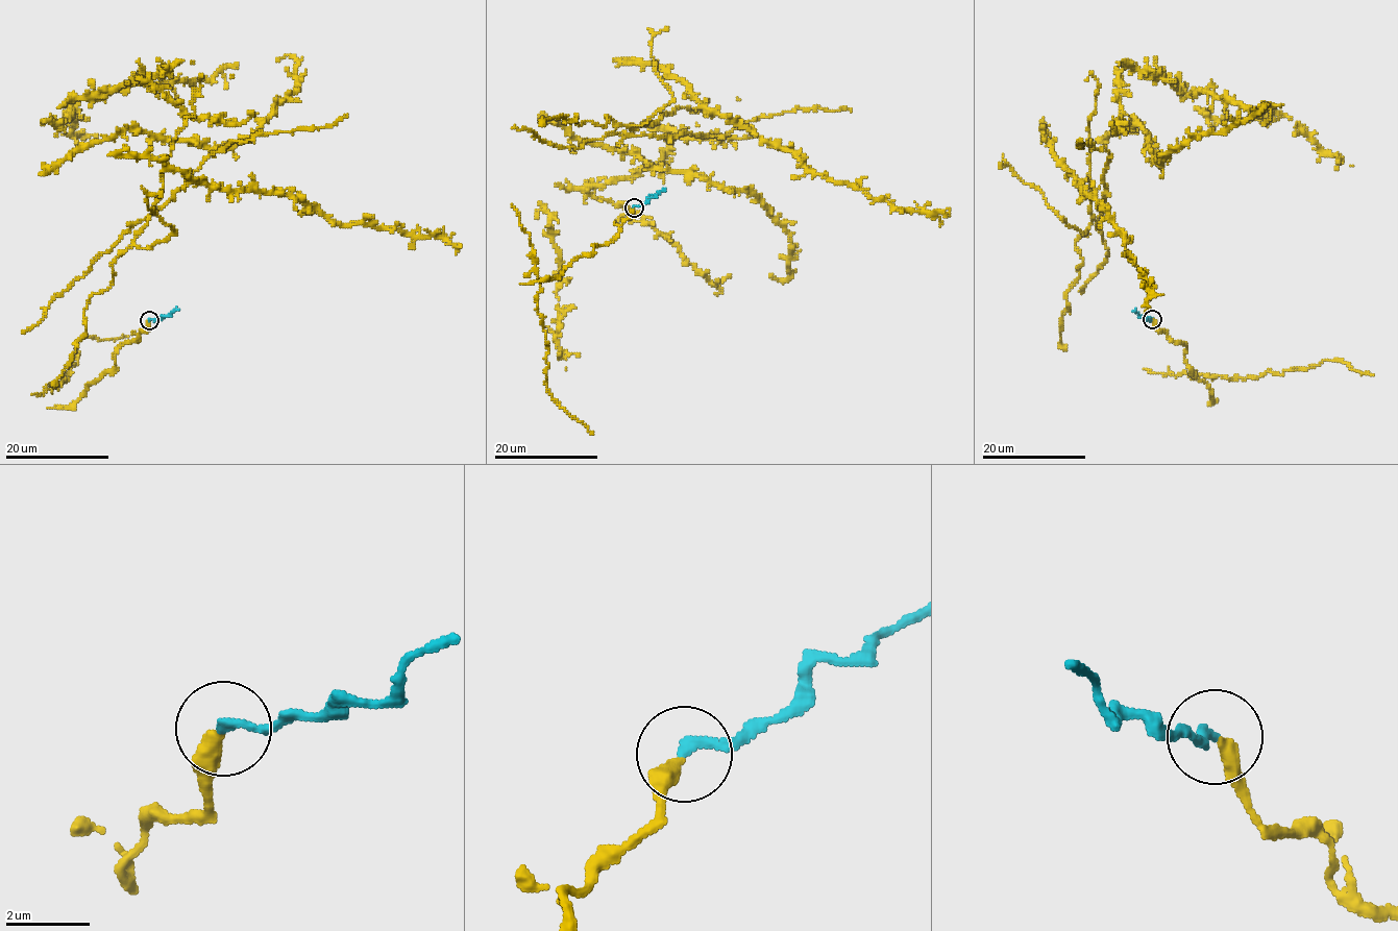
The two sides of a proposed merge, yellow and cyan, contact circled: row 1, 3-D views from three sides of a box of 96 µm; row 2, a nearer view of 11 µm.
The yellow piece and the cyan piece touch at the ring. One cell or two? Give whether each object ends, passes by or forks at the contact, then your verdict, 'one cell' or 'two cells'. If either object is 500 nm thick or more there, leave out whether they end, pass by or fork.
yellow ends there; cyan ends there; one cell

